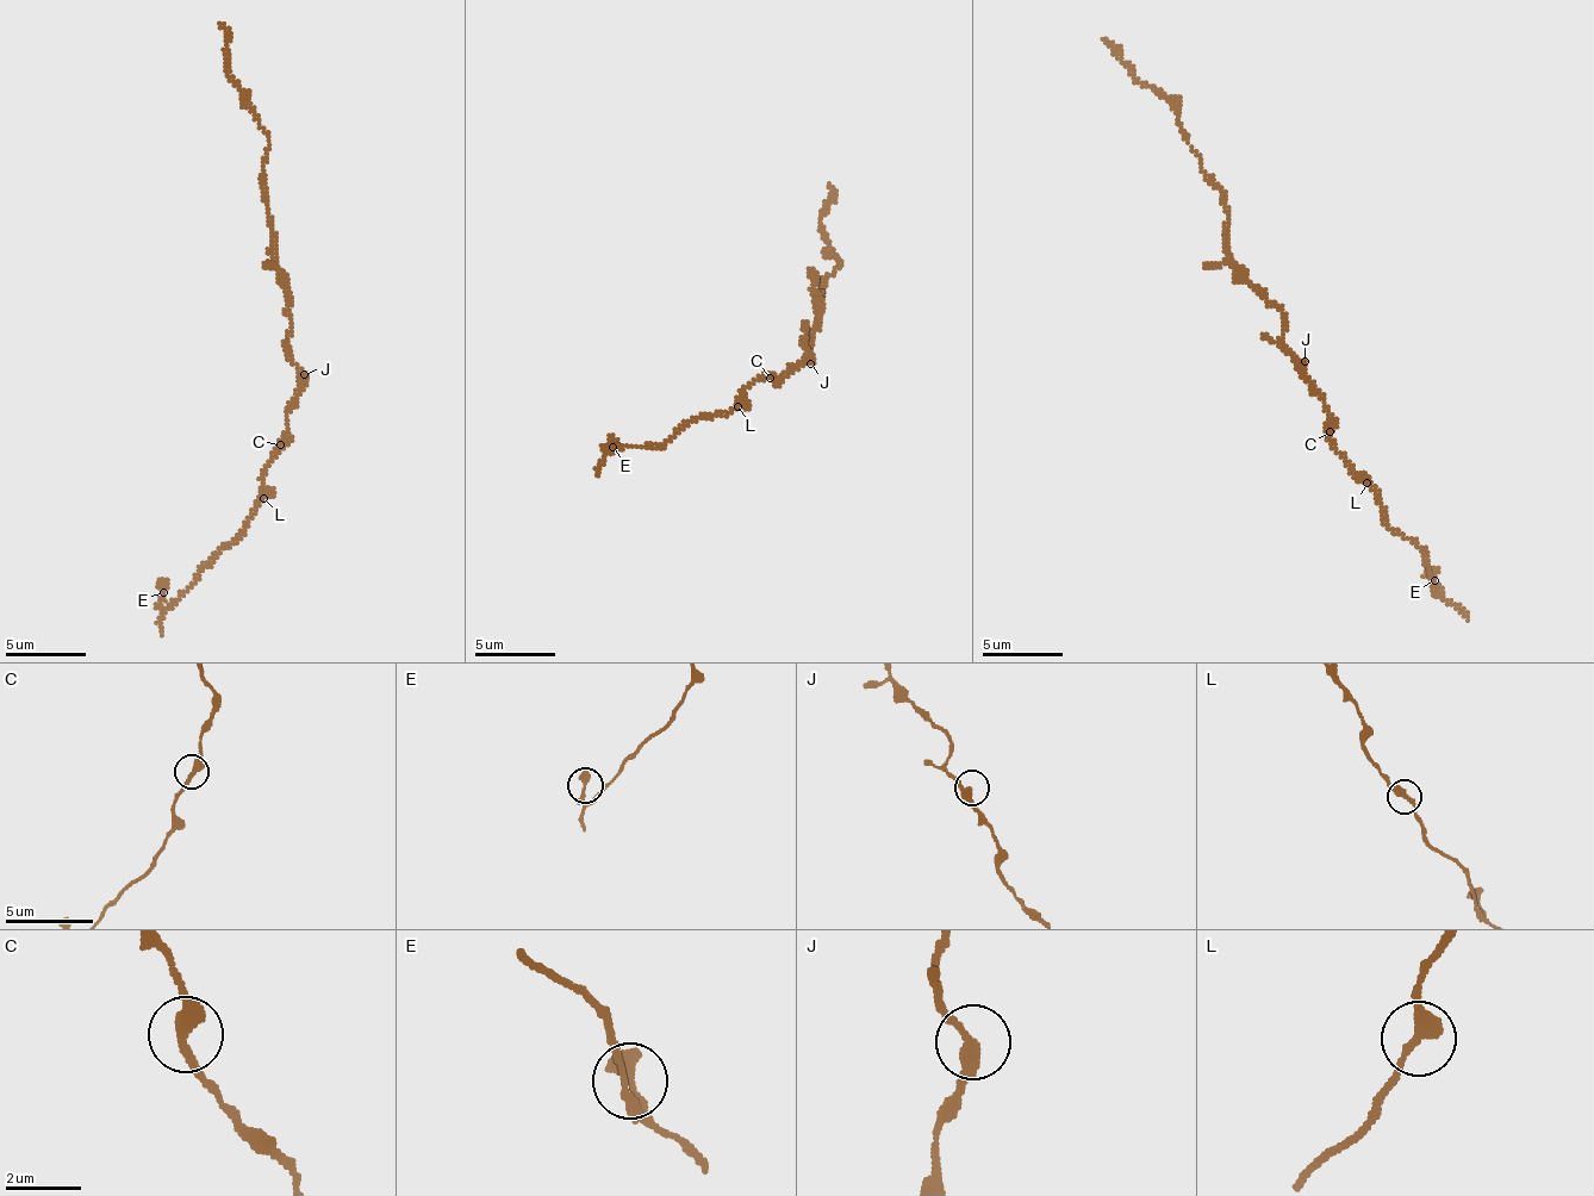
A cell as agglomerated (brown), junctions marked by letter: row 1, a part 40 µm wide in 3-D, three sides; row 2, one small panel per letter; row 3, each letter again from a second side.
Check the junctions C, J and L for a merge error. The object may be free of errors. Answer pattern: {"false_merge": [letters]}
{"false_merge": []}

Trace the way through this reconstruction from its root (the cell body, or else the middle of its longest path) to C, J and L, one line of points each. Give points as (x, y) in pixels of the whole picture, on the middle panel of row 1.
C: (803, 342), (801, 344), (807, 352), (802, 361), (780, 379), (770, 378)
J: (803, 342), (810, 355), (810, 363)
L: (803, 342), (801, 344), (807, 352), (802, 361), (780, 379), (763, 377), (743, 391), (736, 405)

